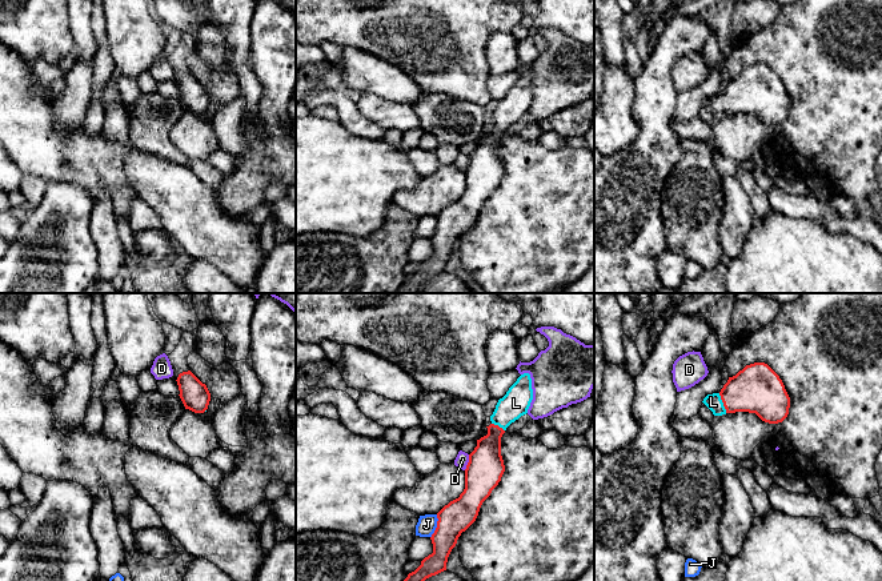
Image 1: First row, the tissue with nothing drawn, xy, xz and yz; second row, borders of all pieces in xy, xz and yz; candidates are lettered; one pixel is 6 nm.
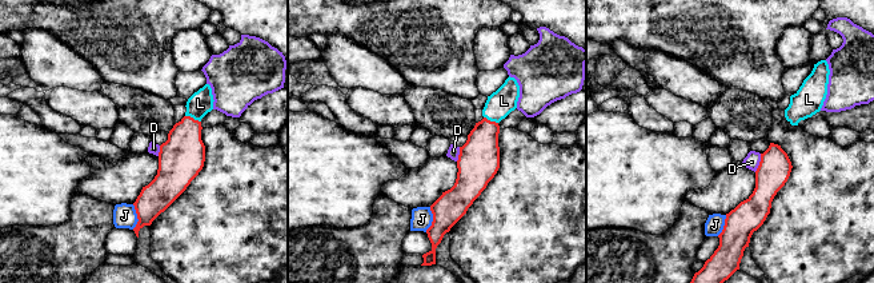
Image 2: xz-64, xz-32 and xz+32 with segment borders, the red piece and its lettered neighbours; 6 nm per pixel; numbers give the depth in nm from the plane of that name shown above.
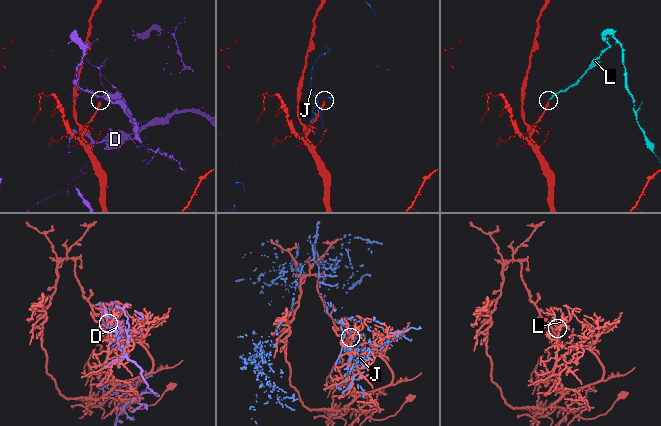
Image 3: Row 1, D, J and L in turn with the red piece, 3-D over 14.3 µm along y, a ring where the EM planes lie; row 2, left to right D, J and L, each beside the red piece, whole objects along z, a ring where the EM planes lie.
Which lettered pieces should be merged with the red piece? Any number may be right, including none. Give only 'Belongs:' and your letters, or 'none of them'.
Belongs: L

